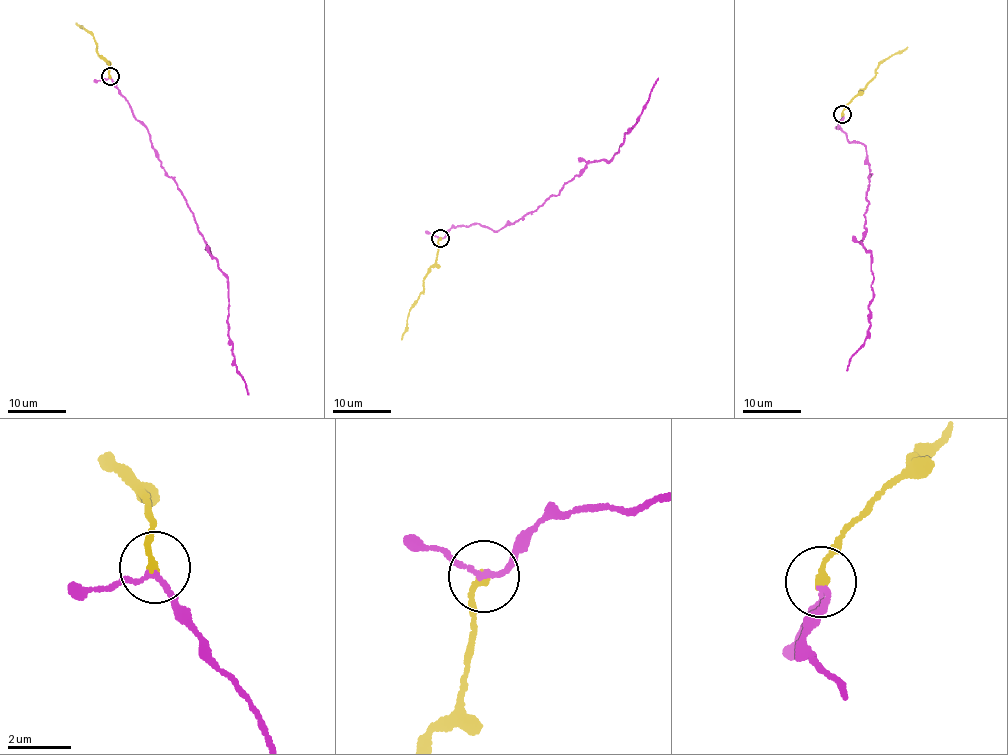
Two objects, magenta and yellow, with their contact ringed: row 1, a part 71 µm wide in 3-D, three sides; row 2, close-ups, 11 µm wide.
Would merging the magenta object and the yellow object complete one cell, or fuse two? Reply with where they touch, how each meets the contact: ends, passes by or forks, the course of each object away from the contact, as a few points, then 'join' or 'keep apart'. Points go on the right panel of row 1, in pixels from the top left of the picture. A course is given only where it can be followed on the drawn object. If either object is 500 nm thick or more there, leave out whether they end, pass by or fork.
at (842, 114); magenta passes by; yellow ends there; magenta runs (842, 114), (848, 142), (865, 148), (869, 204), (861, 243), (873, 276), (869, 336), (847, 370); yellow runs (842, 114), (845, 105), (875, 75), (878, 64), (907, 47); join

